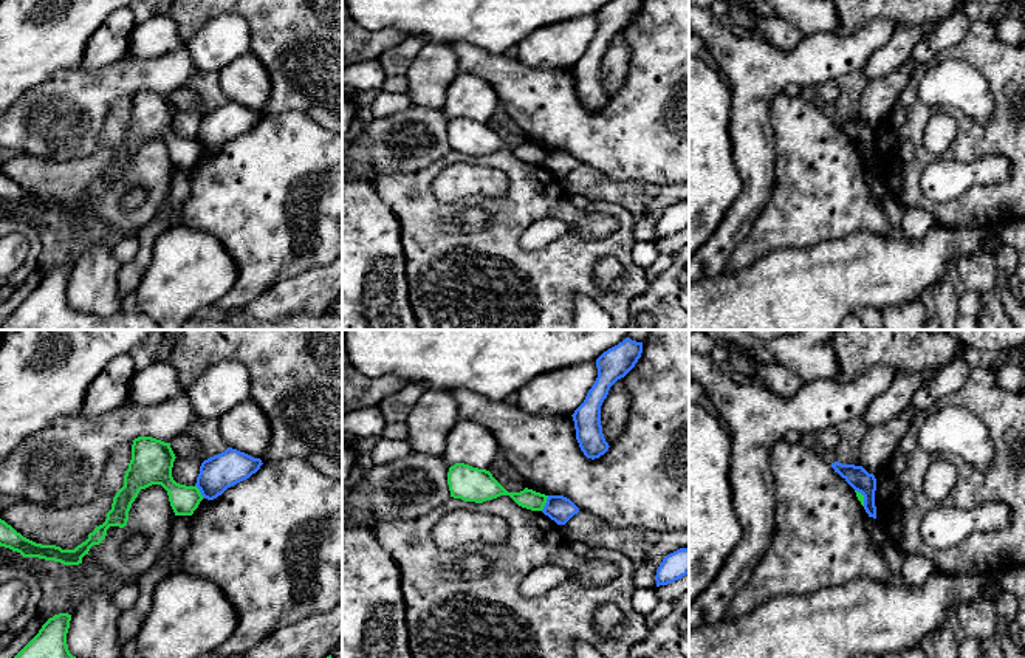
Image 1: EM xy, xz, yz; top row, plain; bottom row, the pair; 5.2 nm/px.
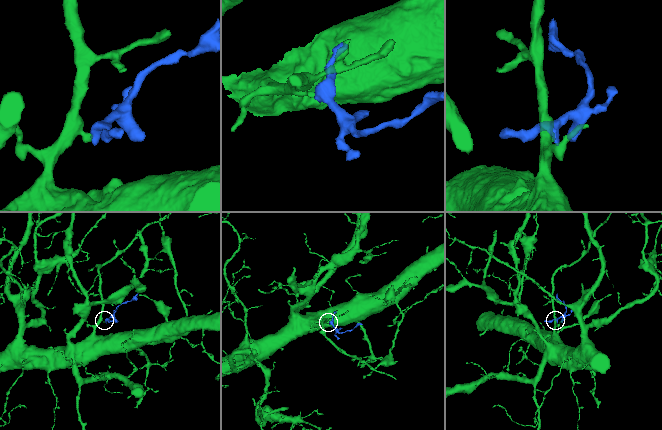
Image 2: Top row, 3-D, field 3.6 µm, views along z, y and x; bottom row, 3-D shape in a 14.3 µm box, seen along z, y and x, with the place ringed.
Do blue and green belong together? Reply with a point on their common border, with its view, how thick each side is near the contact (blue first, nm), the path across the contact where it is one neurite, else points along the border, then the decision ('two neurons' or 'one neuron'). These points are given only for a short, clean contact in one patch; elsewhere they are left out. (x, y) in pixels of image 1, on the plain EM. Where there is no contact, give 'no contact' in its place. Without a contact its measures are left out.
contact xz (545, 157); calibres 140 and 100 nm; border xz (548, 149), (541, 163); two neurons

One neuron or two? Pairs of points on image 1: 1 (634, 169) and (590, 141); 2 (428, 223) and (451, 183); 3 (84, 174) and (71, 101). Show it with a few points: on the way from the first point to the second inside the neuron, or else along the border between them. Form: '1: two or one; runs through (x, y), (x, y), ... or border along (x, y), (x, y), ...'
1: one; runs through (623, 158), (606, 141), (601, 141)
2: two; border along (446, 167), (432, 183), (432, 192), (443, 205)
3: two; border along (102, 126), (92, 154), (65, 161), (44, 155)

